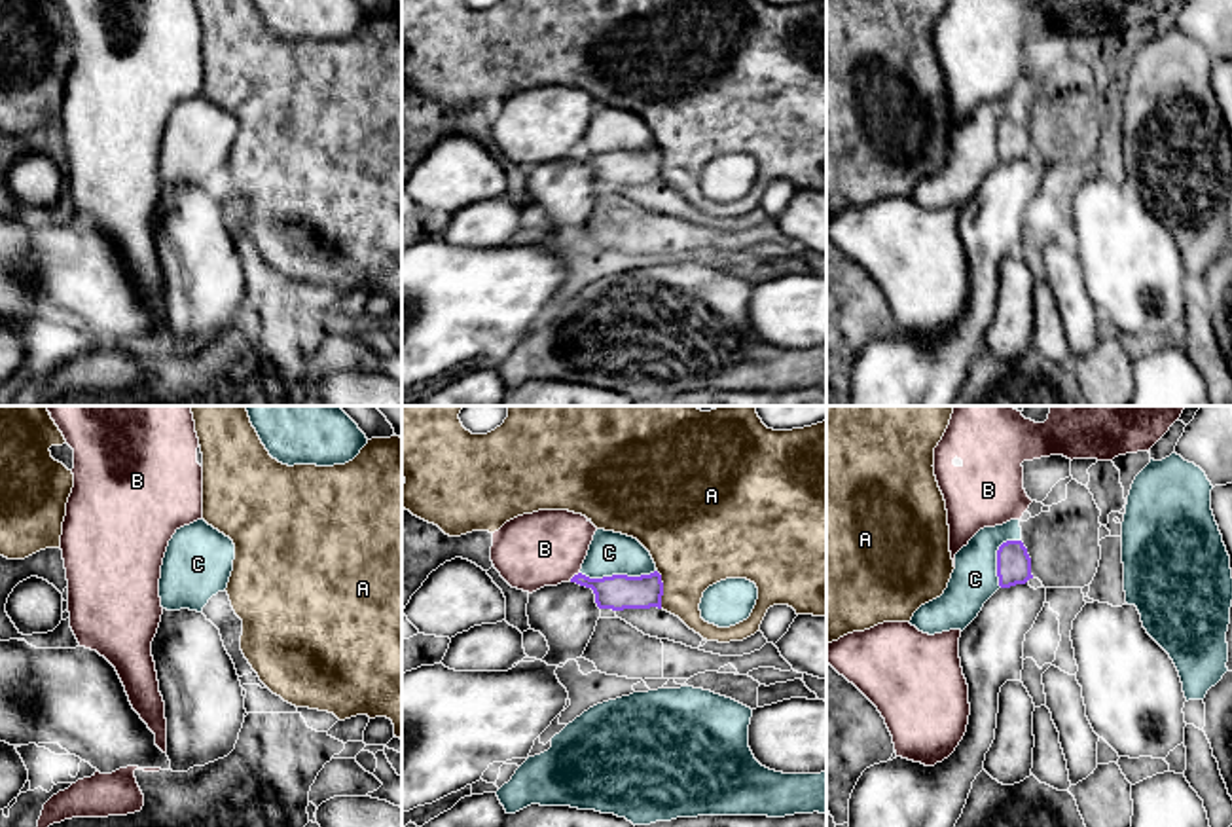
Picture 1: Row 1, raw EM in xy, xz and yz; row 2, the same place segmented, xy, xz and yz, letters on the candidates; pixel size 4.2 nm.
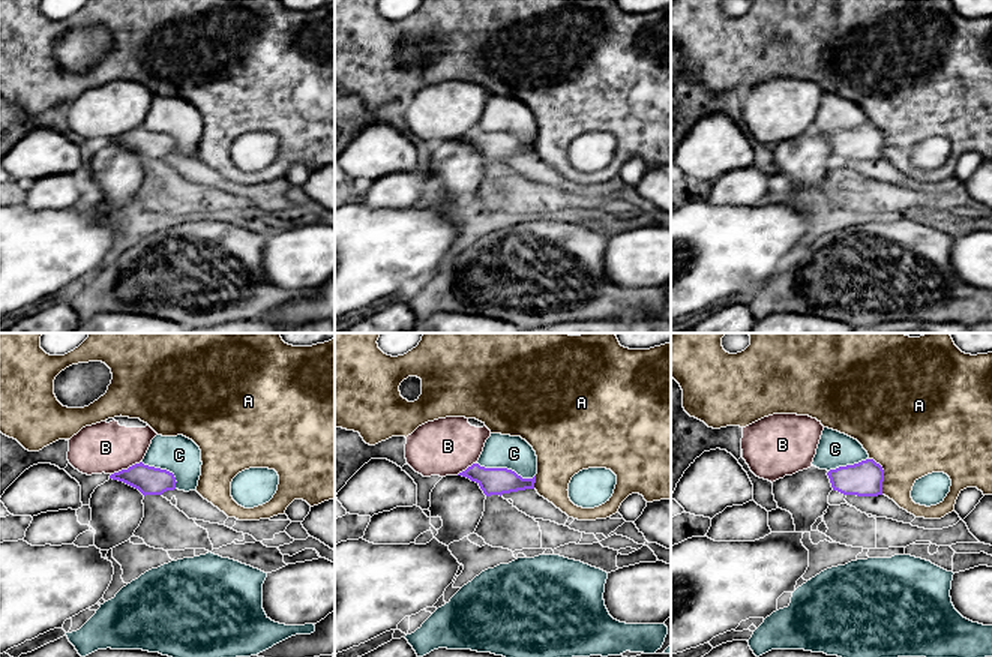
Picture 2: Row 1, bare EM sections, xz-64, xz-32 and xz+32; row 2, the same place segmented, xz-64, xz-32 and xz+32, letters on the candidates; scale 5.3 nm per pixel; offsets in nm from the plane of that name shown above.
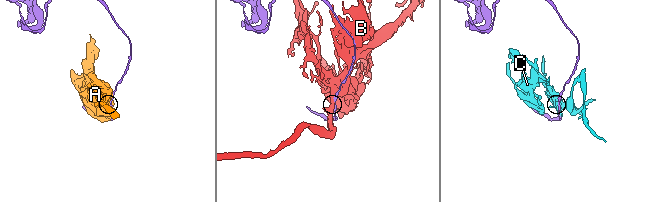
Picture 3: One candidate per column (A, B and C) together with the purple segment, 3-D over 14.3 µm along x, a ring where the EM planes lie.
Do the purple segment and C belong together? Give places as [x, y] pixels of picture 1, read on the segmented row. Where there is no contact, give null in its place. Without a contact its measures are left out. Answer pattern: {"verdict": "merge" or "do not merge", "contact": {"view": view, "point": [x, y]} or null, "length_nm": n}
{"verdict": "merge", "contact": {"view": "xz", "point": [618, 575]}, "length_nm": 320}

